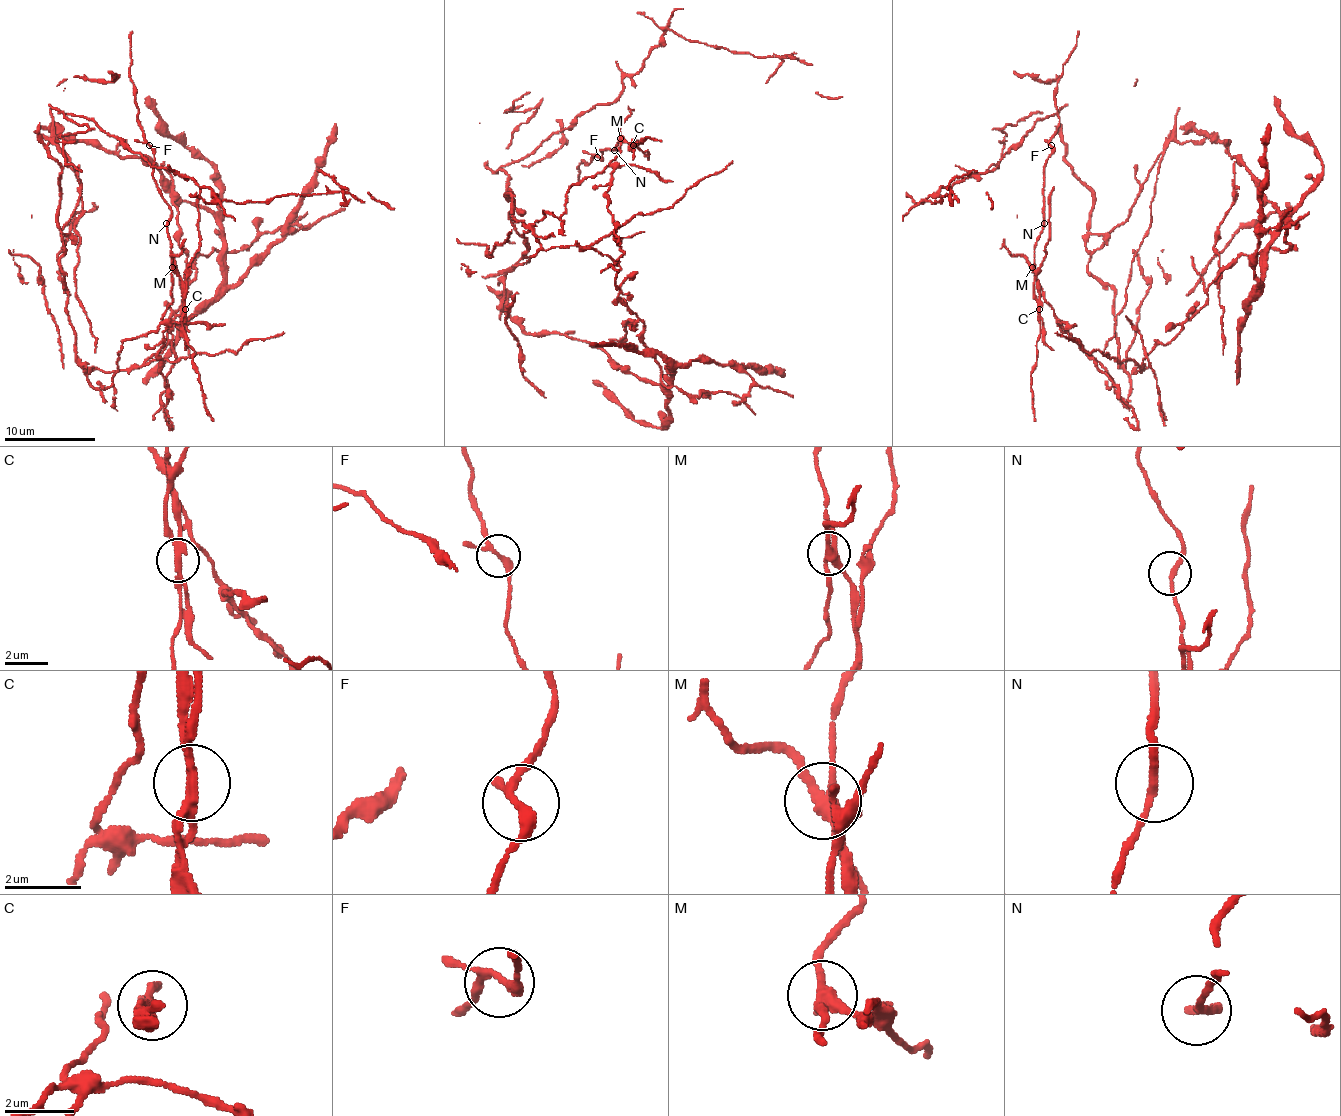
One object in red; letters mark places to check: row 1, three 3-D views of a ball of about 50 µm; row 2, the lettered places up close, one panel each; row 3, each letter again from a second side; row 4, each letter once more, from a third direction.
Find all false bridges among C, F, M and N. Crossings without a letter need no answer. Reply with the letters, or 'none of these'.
C, M

